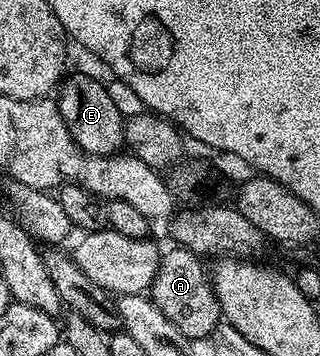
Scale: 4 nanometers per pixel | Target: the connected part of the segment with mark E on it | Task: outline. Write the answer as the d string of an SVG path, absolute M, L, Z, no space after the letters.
M81 71L68 75L60 80L56 88L55 102L71 137L86 156L118 154L125 141L123 116L115 101L111 101L108 86L104 82L101 84L95 76L84 75Z

